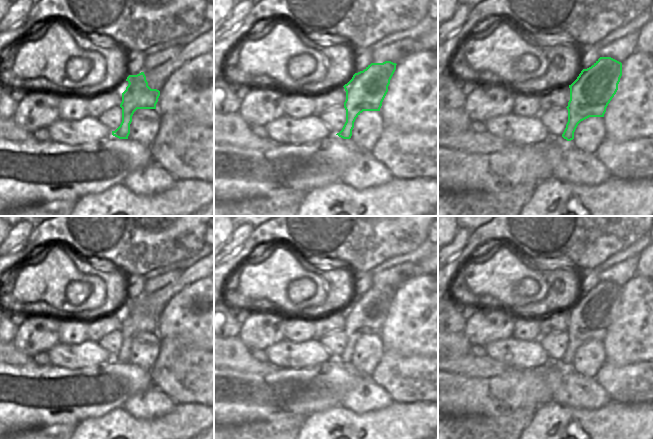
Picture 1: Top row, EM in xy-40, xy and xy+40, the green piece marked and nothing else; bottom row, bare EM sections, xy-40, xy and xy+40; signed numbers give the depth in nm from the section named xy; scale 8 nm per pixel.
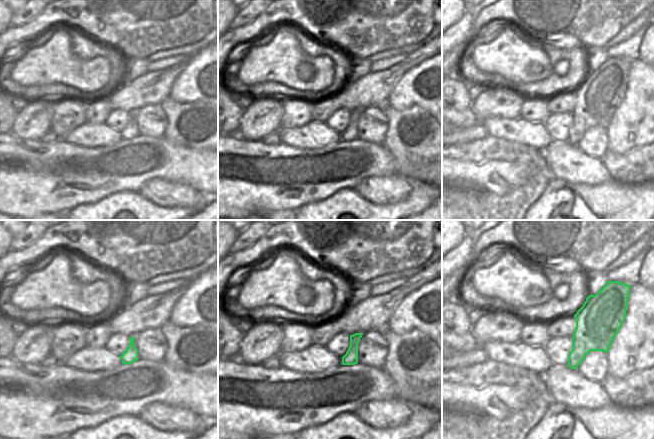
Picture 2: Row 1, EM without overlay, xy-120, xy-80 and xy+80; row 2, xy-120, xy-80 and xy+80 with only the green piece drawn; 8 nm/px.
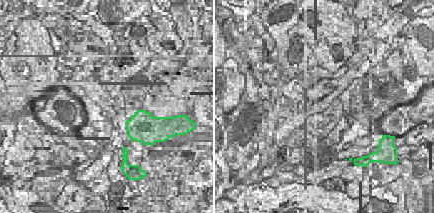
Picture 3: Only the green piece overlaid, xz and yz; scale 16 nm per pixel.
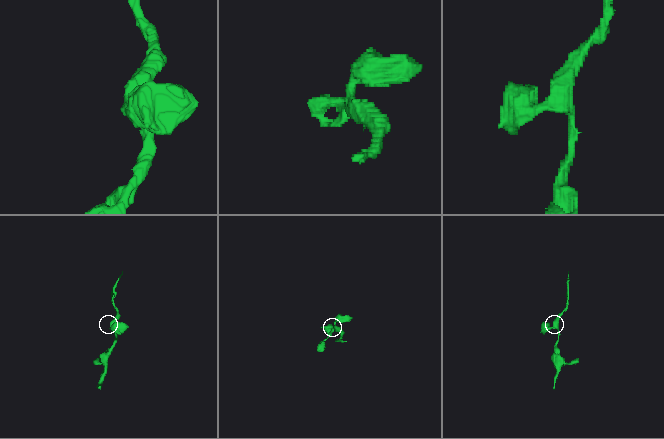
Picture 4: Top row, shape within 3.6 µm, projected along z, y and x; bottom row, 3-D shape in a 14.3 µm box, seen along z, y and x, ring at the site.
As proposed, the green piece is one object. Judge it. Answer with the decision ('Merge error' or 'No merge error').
No merge error

